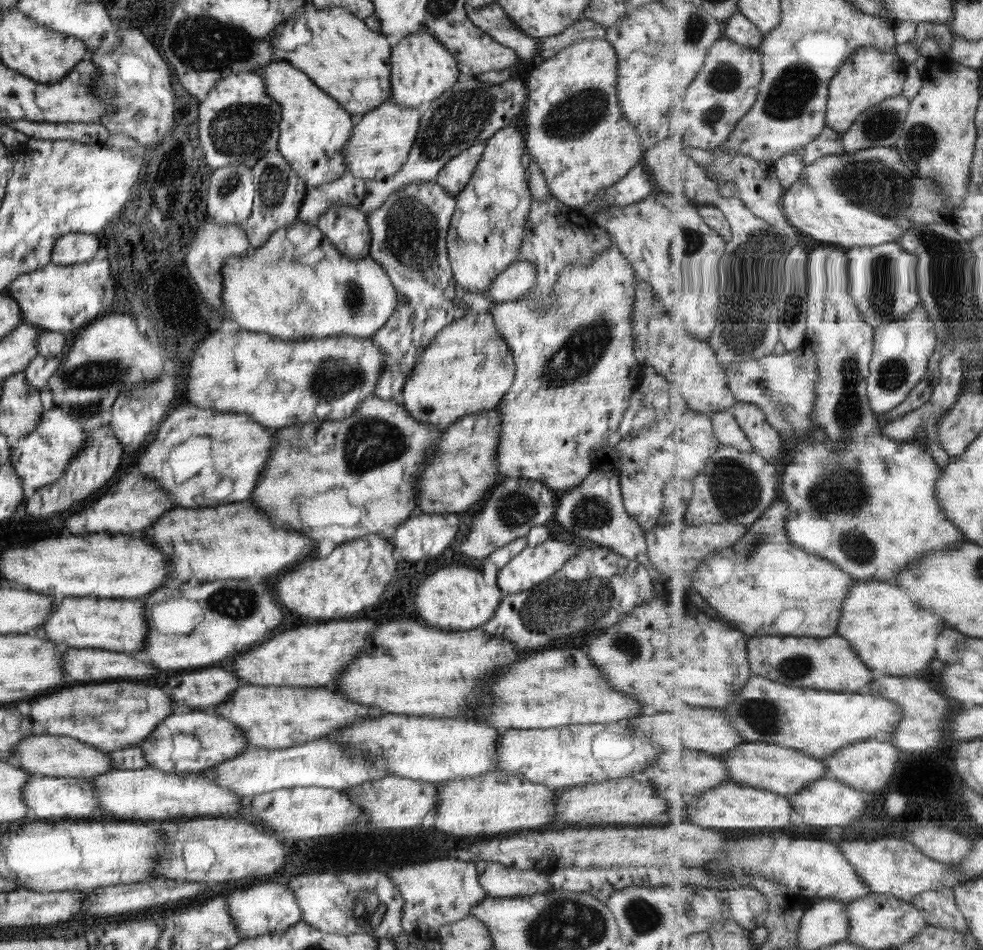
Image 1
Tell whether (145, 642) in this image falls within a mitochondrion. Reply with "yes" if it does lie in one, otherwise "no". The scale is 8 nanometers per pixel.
no

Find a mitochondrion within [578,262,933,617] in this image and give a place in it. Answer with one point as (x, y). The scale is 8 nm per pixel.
(838, 488)

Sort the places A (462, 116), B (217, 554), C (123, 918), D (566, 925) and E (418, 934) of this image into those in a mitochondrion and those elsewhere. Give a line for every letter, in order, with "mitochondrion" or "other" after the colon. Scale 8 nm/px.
A: mitochondrion
B: other
C: other
D: mitochondrion
E: other

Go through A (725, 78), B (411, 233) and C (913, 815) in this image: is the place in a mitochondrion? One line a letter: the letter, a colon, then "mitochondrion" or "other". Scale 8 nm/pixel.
A: mitochondrion
B: mitochondrion
C: other

